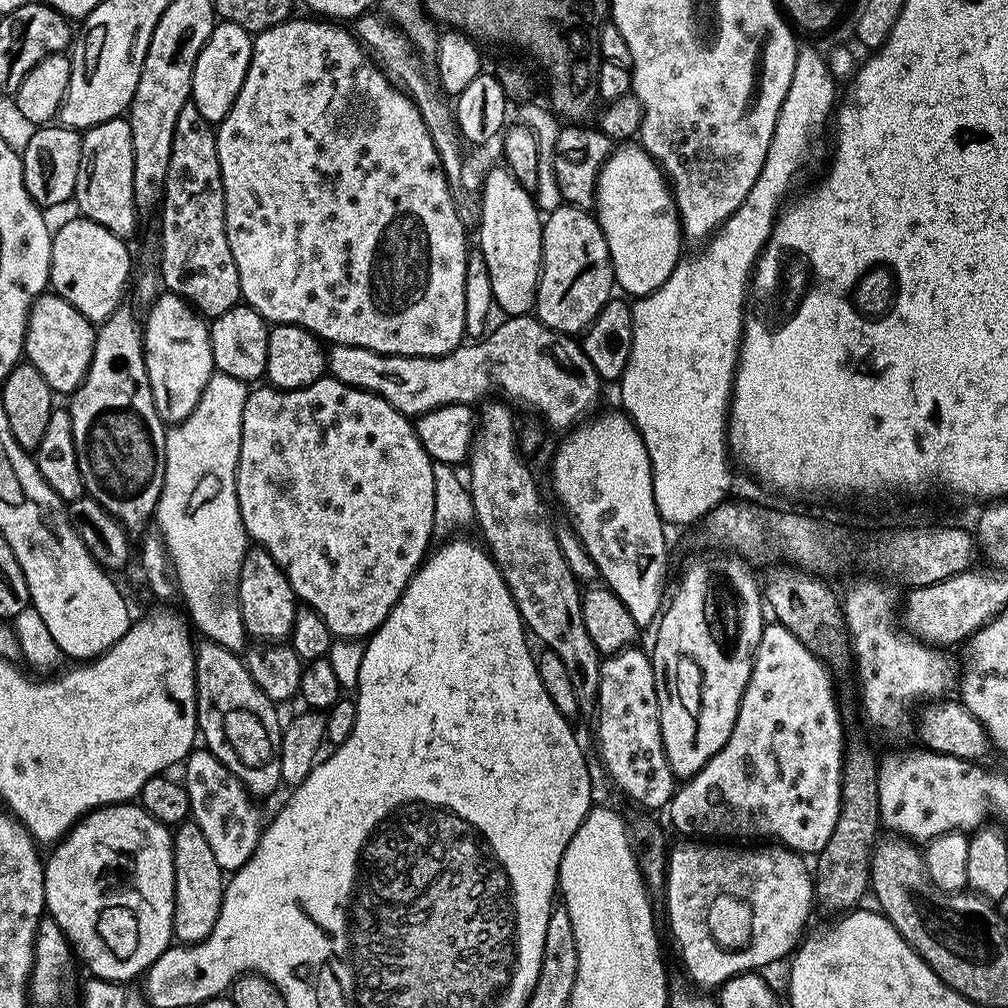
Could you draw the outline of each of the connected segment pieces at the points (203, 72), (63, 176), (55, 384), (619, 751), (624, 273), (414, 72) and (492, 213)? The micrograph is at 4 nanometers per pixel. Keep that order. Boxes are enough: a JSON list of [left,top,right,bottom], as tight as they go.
[[191,21,253,124],[22,126,82,210],[24,294,96,394],[596,646,678,809],[594,143,682,298],[352,12,464,186],[478,167,544,316]]

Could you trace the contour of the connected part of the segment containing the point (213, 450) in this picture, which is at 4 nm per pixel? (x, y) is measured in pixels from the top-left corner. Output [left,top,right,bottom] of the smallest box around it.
[154,374,250,653]

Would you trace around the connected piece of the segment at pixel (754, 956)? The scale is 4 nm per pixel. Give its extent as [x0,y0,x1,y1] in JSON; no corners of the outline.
[662,842,814,990]

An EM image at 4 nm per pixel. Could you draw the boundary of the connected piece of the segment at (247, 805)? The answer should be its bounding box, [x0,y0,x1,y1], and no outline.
[188,751,266,872]

